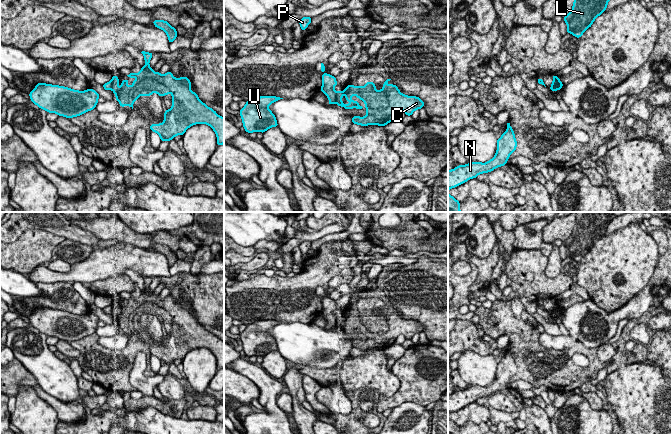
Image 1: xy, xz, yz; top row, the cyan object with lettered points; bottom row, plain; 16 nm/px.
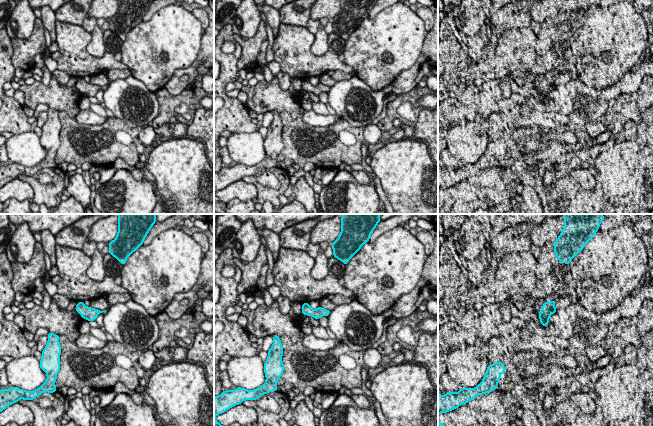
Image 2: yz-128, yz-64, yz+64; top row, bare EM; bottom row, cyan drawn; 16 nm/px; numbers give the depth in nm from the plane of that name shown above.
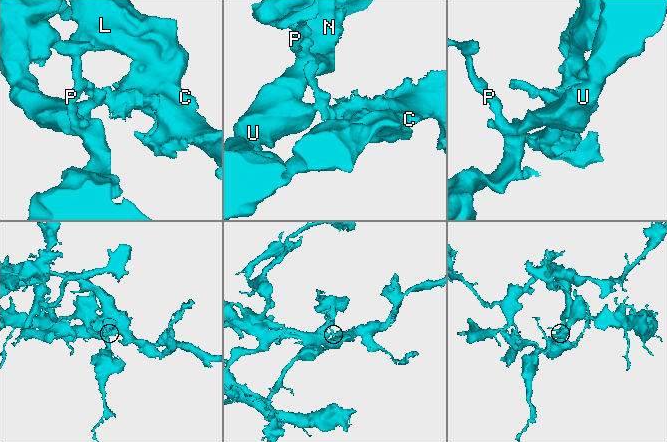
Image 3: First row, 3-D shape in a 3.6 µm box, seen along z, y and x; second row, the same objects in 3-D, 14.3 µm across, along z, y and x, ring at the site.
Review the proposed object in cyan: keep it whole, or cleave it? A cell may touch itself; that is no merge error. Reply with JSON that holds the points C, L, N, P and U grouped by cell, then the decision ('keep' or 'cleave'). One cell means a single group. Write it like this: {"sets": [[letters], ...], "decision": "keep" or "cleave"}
{"sets": [["C", "L"], ["N", "P", "U"]], "decision": "cleave"}

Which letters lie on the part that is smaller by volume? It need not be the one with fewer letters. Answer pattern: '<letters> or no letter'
C, L

